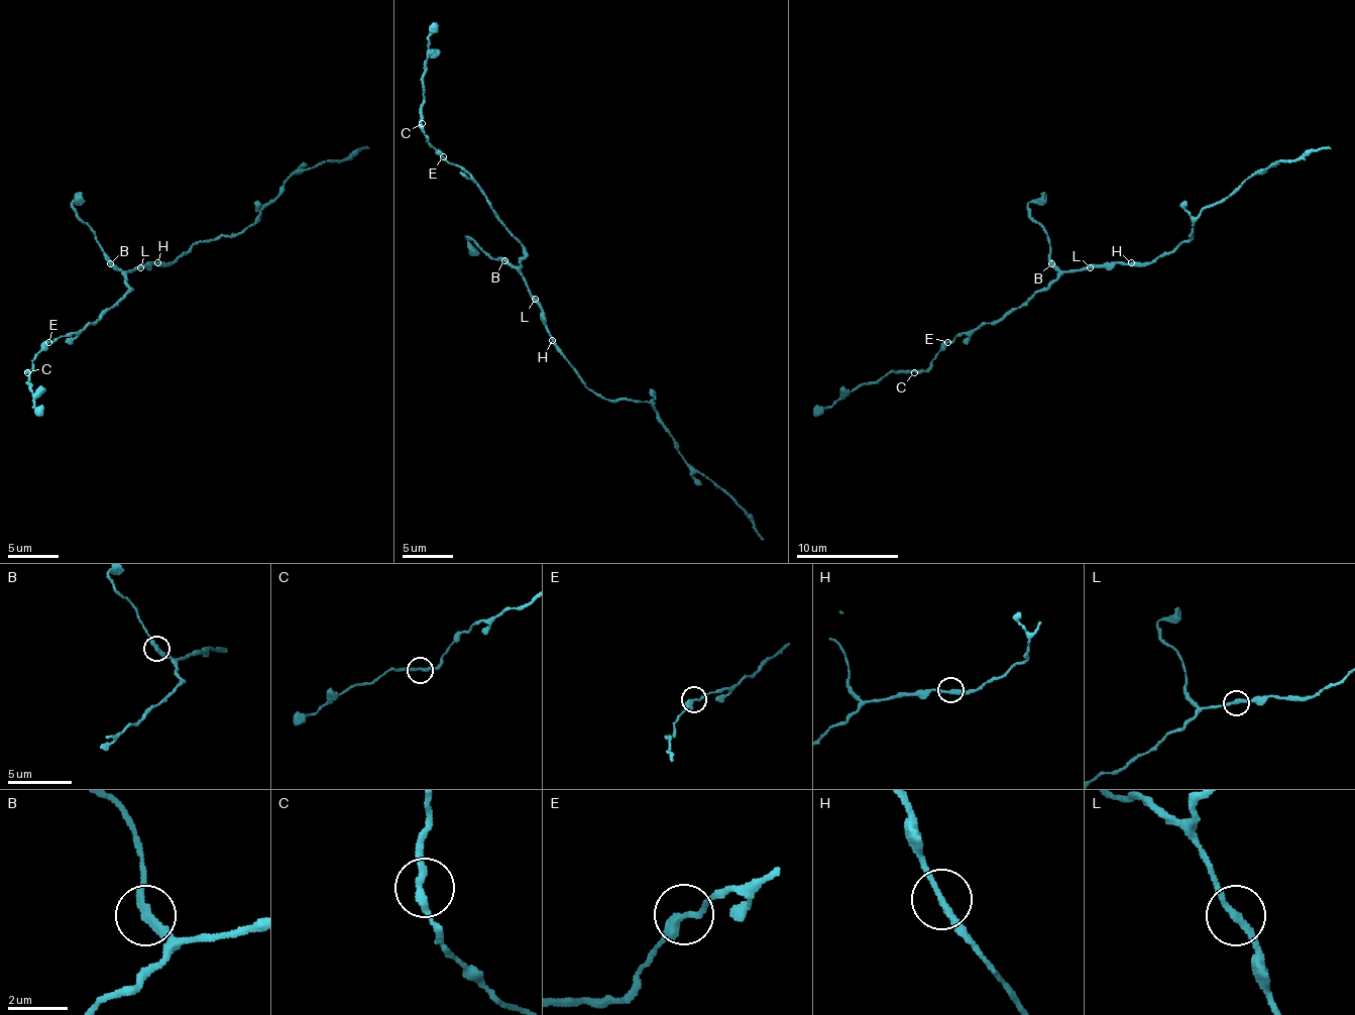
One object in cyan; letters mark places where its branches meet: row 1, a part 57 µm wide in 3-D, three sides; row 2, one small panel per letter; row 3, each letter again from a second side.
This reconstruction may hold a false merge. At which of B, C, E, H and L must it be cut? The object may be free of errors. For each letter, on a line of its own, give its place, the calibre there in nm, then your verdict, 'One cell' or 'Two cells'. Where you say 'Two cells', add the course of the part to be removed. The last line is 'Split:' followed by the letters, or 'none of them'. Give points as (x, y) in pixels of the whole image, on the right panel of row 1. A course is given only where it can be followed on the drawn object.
B: Place: (1051, 263). Thickness 280 nm. Two cells. Course of the part to remove: (1051, 262), (1046, 229), (1031, 214), (1029, 204), (1044, 191)
C: Place: (914, 372). Thickness 260 nm. One cell
E: Place: (947, 342). Thickness 300 nm. One cell
H: Place: (1131, 262). Thickness 240 nm. One cell
L: Place: (1090, 267). Thickness 260 nm. One cell
Split: B

